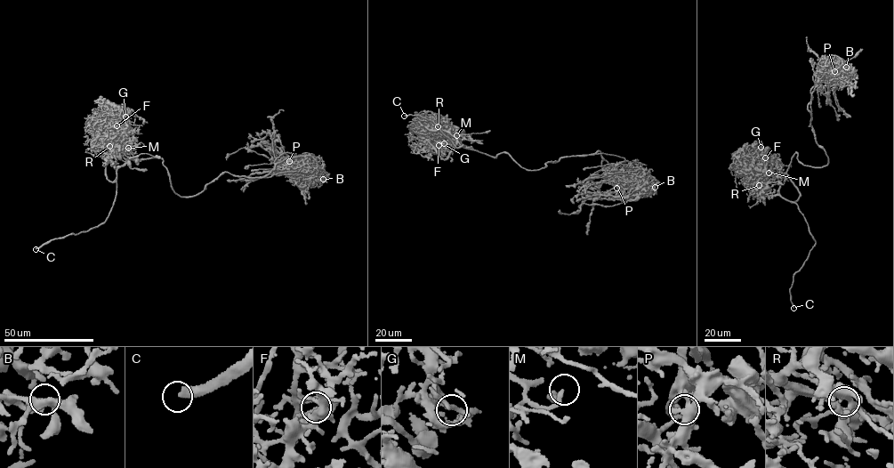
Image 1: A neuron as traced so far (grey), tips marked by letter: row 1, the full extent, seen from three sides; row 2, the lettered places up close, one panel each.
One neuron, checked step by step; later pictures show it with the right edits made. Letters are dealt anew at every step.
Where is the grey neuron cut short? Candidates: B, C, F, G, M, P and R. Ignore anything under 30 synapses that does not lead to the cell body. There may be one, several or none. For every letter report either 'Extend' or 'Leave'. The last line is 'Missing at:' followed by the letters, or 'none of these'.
B: Leave
C: Extend
F: Leave
G: Extend
M: Extend
P: Leave
R: Leave
Missing at: C, G, M

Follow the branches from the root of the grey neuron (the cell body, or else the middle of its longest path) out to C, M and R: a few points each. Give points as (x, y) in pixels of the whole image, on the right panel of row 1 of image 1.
C: (828, 160), (816, 167), (795, 153), (780, 181), (779, 194), (796, 205), (815, 242), (793, 275), (793, 308)
M: (828, 160), (826, 165), (816, 167), (799, 161), (795, 153), (779, 181), (768, 183), (763, 173), (769, 173)
R: (828, 160), (826, 165), (816, 167), (803, 164), (795, 153), (778, 183), (764, 191), (756, 189), (759, 185)

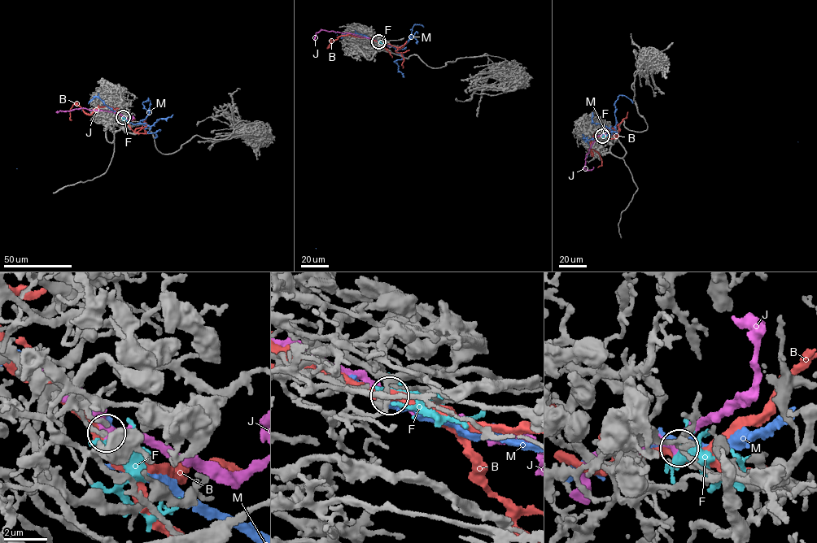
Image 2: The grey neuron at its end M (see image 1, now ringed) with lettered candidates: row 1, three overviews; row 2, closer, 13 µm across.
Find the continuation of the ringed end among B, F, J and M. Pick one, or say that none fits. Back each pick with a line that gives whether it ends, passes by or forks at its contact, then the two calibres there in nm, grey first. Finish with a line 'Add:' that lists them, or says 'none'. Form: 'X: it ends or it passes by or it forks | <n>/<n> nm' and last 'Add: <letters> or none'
F: it forks | 200/280 nm
Add: F

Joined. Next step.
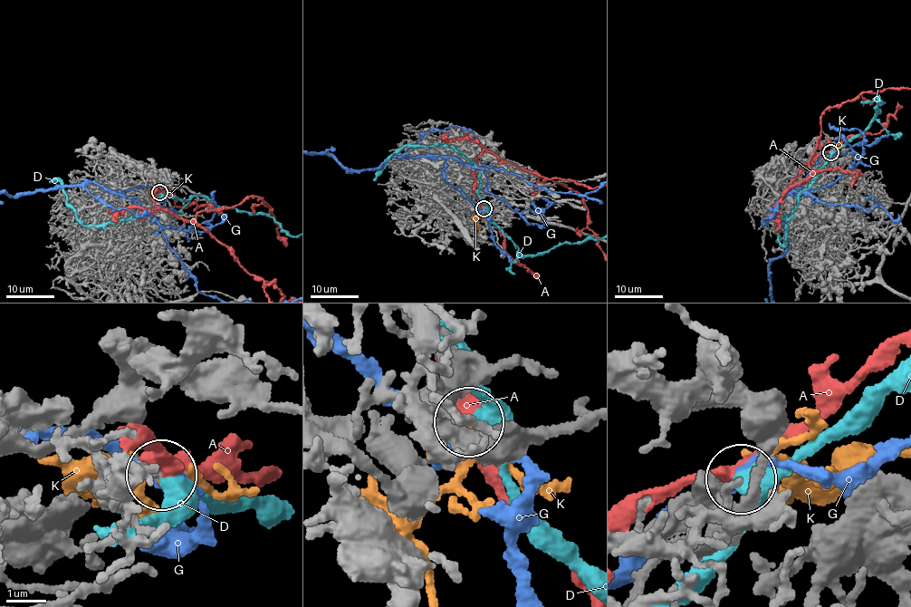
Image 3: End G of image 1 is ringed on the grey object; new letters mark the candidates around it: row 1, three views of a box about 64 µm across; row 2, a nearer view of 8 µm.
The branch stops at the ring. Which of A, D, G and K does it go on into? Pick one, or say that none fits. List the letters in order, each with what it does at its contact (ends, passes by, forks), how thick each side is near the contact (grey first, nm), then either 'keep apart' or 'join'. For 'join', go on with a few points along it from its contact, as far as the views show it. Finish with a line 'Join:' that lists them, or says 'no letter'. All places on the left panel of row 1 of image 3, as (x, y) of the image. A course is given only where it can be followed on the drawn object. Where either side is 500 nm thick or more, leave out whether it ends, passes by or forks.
A: it passes by; calibres 190 and 380 nm; keep apart
D: it passes by; calibres 170 and 440 nm; keep apart
G: it passes by; calibres 160 and 420 nm; keep apart
K: it passes by; calibres 170 and 140 nm; join
Join: K

